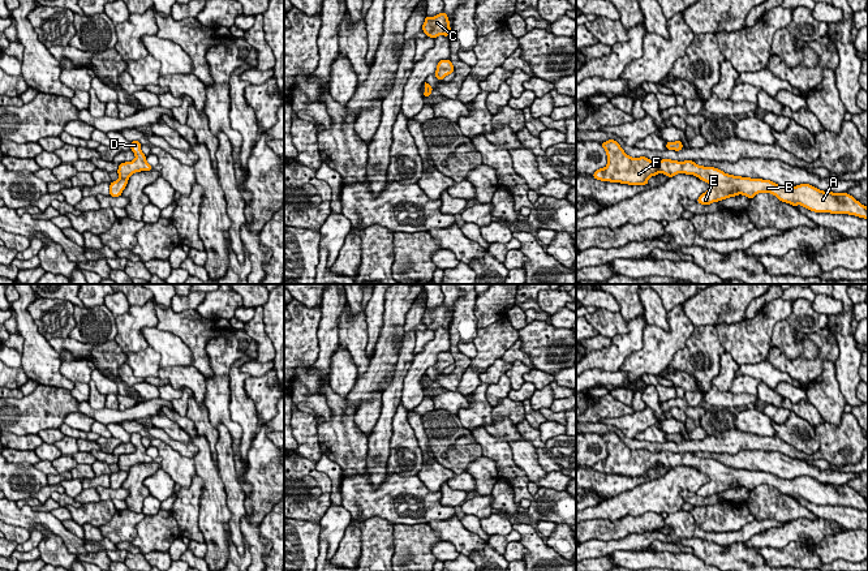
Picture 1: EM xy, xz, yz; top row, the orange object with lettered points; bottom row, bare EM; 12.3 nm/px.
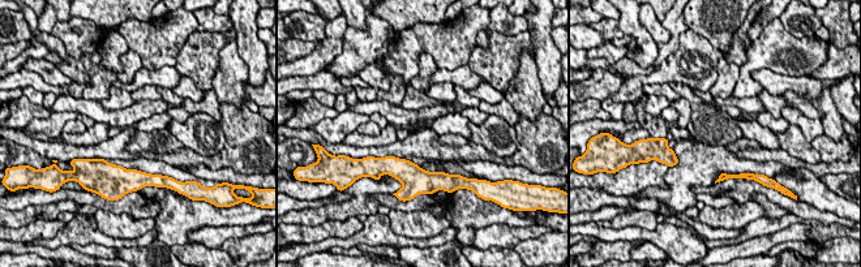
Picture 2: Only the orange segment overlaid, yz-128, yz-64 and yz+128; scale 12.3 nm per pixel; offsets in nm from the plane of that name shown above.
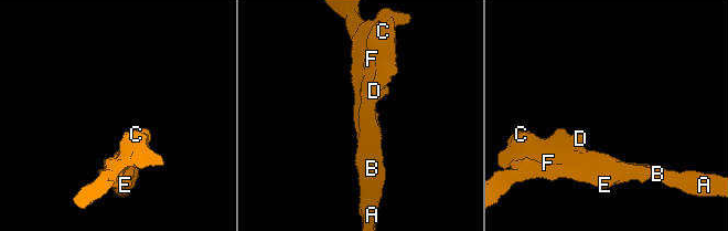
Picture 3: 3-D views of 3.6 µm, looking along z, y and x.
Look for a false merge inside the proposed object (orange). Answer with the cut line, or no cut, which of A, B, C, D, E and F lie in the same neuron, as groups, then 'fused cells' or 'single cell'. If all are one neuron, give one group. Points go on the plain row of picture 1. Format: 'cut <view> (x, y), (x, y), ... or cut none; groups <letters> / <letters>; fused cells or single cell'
cut none; groups A B C D E F; single cell

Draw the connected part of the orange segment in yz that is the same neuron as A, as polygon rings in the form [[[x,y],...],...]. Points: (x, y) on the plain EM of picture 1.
[[[613,430],[602,434],[601,438],[606,443],[607,458],[592,467],[601,473],[648,477],[648,471],[659,464],[669,471],[678,465],[686,465],[693,467],[710,477],[710,481],[697,490],[697,495],[701,497],[710,497],[739,486],[751,491],[759,485],[770,485],[781,494],[792,498],[802,497],[815,505],[848,506],[868,511],[868,499],[846,484],[824,484],[809,476],[786,480],[770,472],[729,467],[714,459],[699,458],[693,452],[662,451],[657,454],[645,448],[631,450]]]

